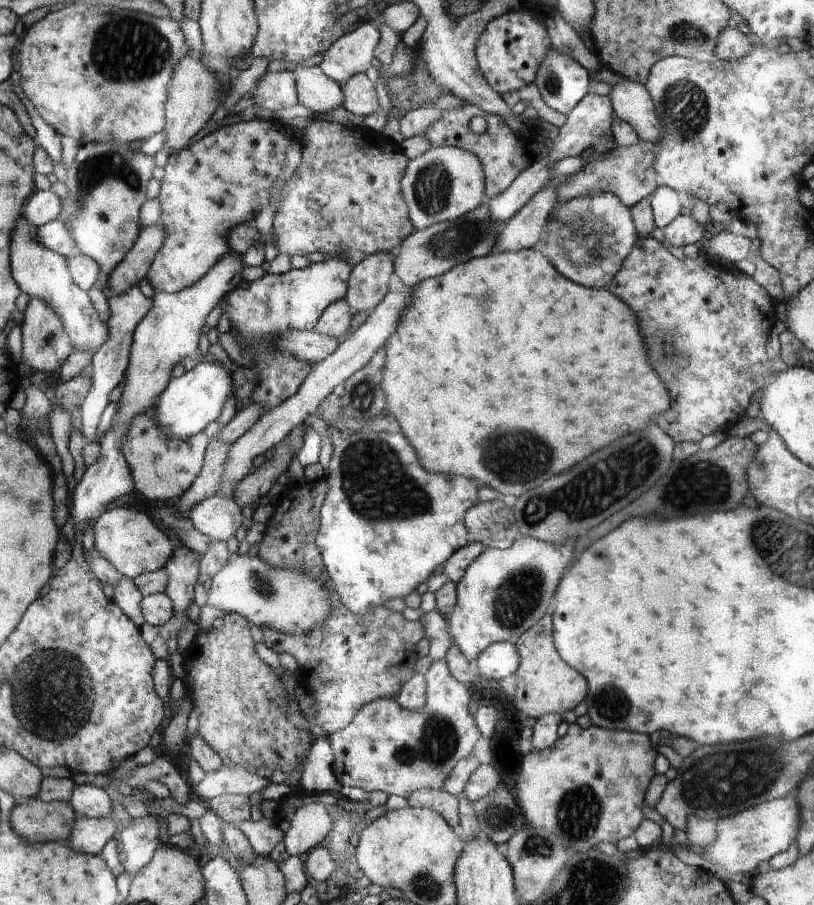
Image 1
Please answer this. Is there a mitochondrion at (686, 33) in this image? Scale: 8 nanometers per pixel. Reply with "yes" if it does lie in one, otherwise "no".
yes

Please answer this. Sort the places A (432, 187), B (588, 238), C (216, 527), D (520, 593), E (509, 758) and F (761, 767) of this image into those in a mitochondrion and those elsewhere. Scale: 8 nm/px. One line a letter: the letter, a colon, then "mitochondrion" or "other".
A: mitochondrion
B: mitochondrion
C: other
D: mitochondrion
E: other
F: mitochondrion

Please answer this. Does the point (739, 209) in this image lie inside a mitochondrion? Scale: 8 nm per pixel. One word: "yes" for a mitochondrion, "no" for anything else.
no

